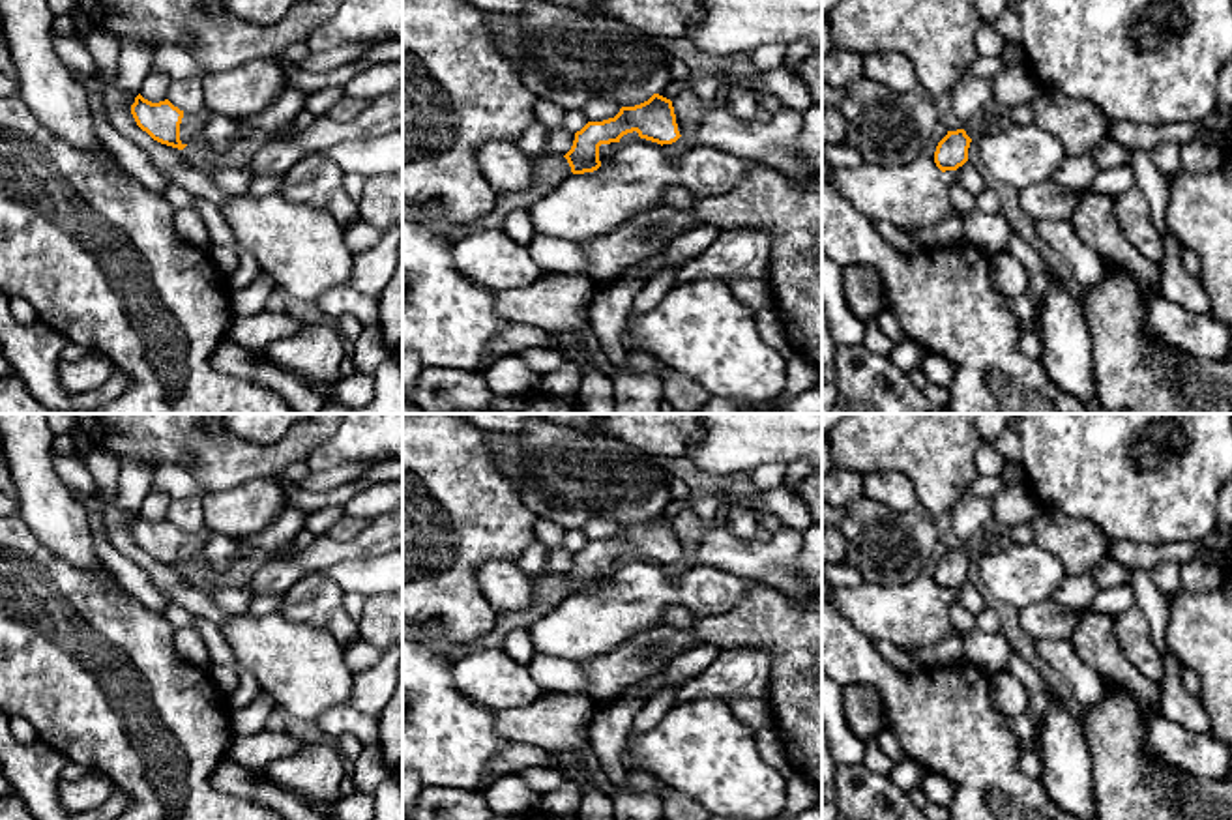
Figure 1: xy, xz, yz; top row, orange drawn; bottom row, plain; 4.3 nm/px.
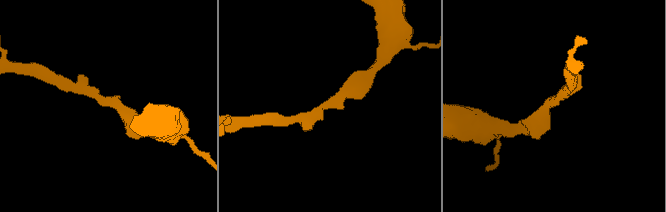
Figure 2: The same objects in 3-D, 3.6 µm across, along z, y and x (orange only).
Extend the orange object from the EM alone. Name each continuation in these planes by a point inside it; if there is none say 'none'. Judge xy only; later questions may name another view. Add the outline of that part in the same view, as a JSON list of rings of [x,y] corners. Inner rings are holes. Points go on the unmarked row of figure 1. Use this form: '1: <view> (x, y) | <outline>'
1: xy (191, 545) | [[[202,528],[200,532],[183,532],[182,543],[180,543],[180,560],[182,564],[189,564],[200,556],[204,550],[204,545],[210,537],[210,528]]]

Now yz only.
none

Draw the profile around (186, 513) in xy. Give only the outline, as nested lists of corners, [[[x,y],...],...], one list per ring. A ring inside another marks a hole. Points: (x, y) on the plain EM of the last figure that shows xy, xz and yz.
[[[202,498],[172,500],[167,509],[167,519],[183,532],[200,532],[206,528]]]

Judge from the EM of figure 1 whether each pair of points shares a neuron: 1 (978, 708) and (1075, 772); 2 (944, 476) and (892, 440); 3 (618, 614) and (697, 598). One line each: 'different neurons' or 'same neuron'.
1: different neurons
2: same neuron
3: same neuron

